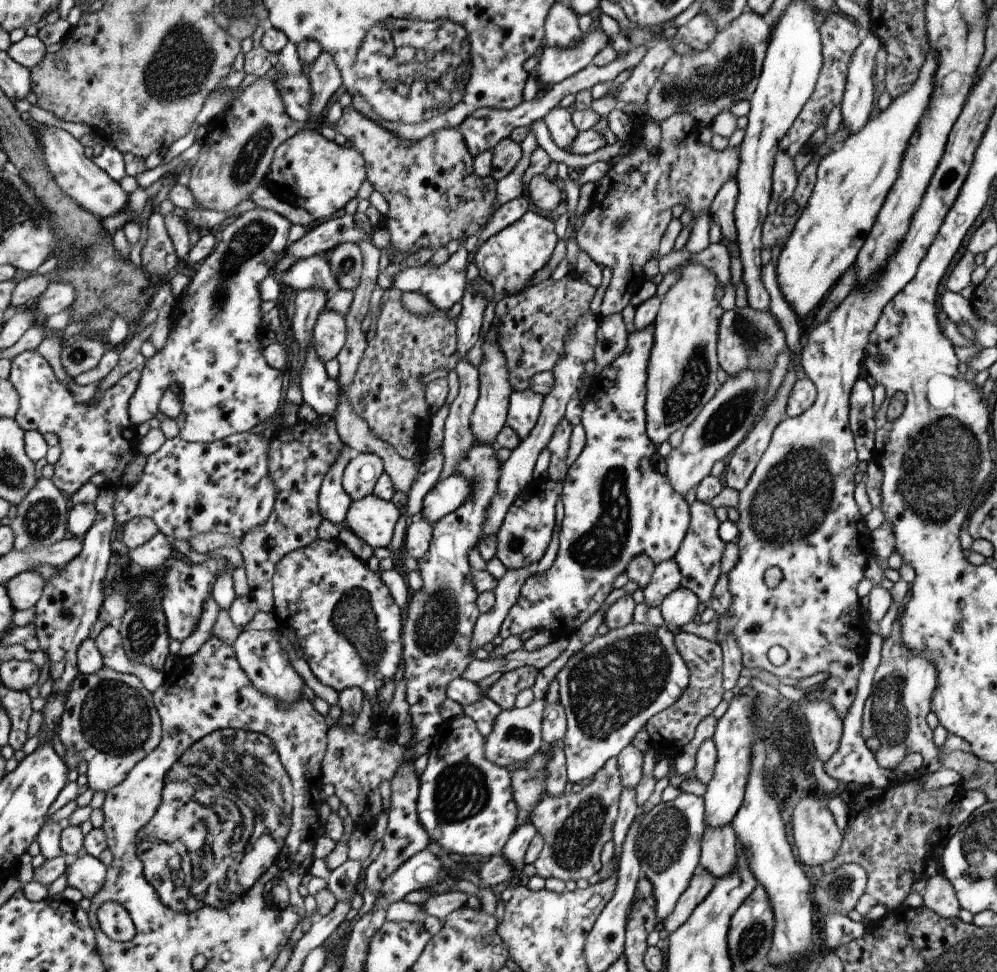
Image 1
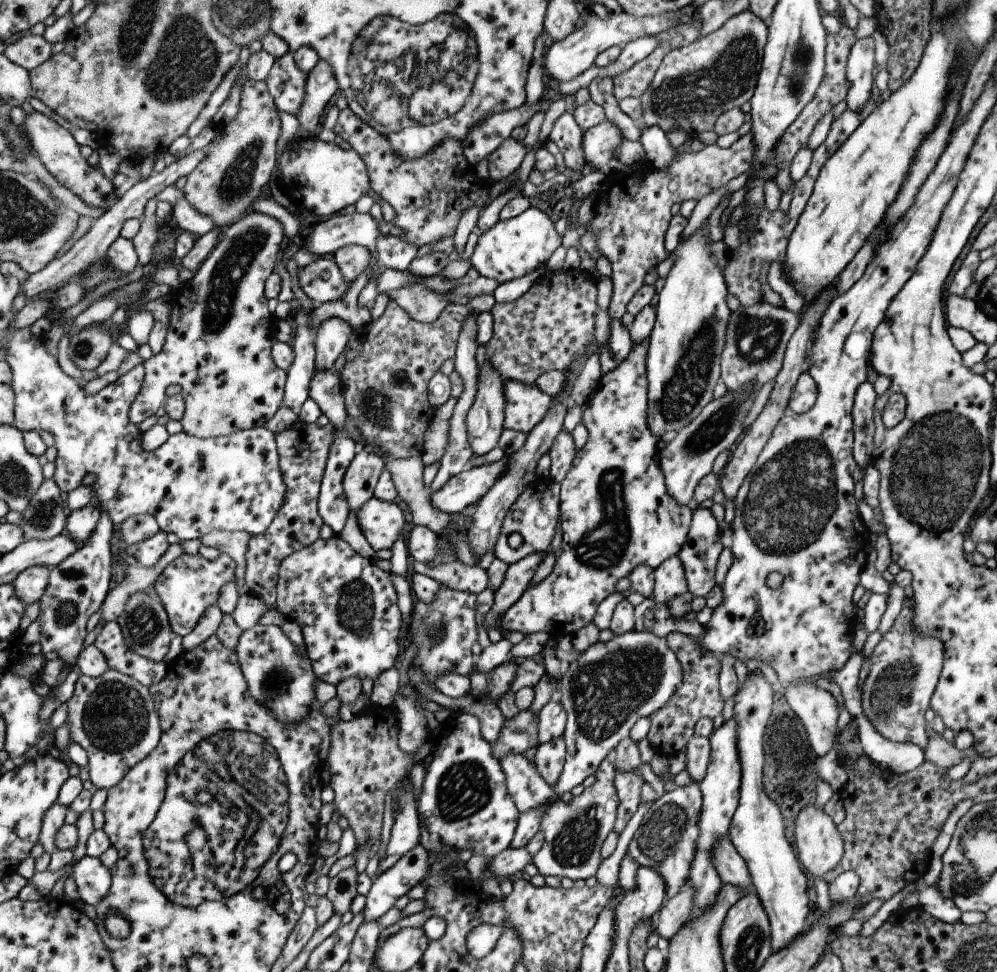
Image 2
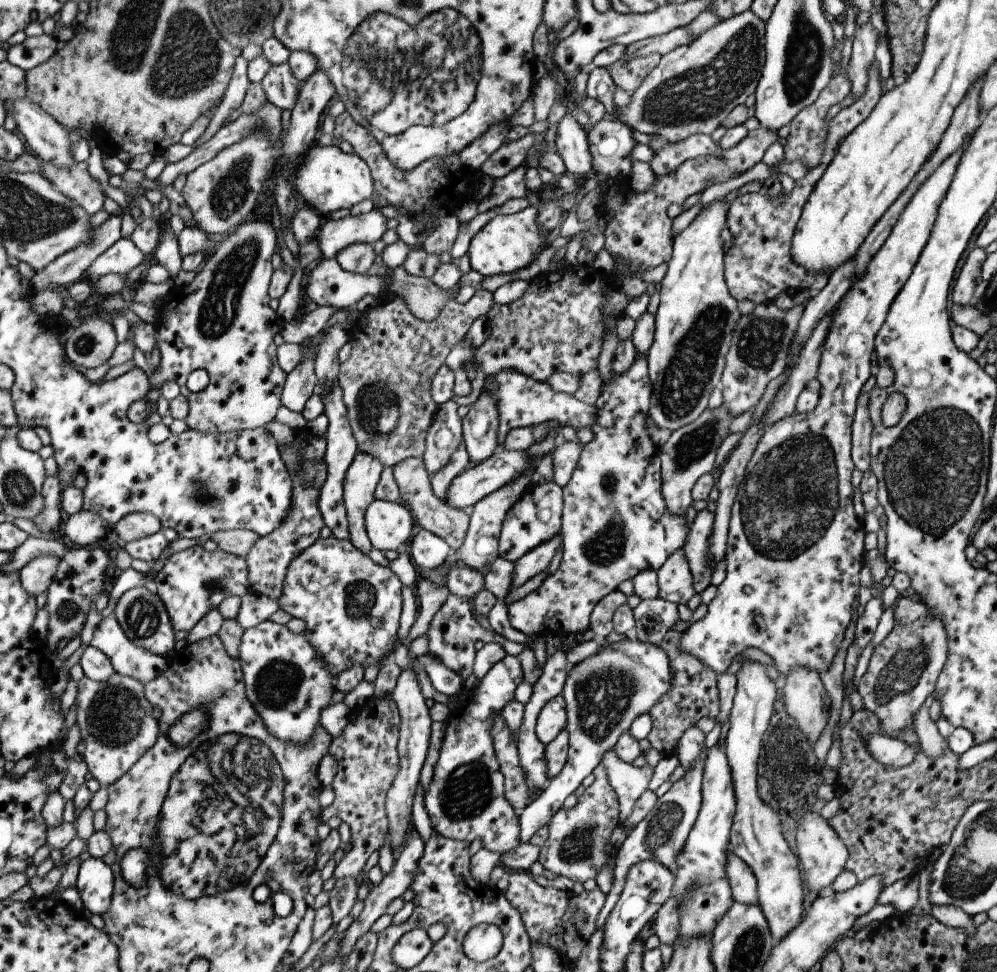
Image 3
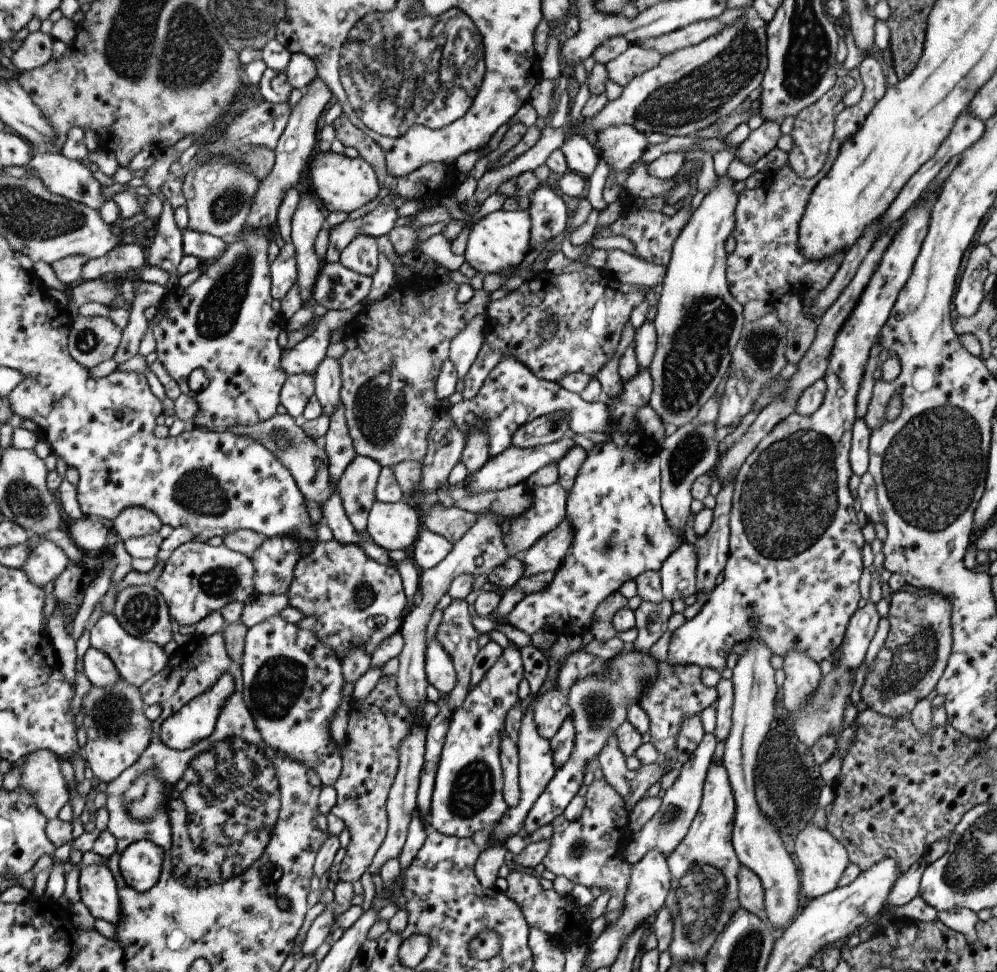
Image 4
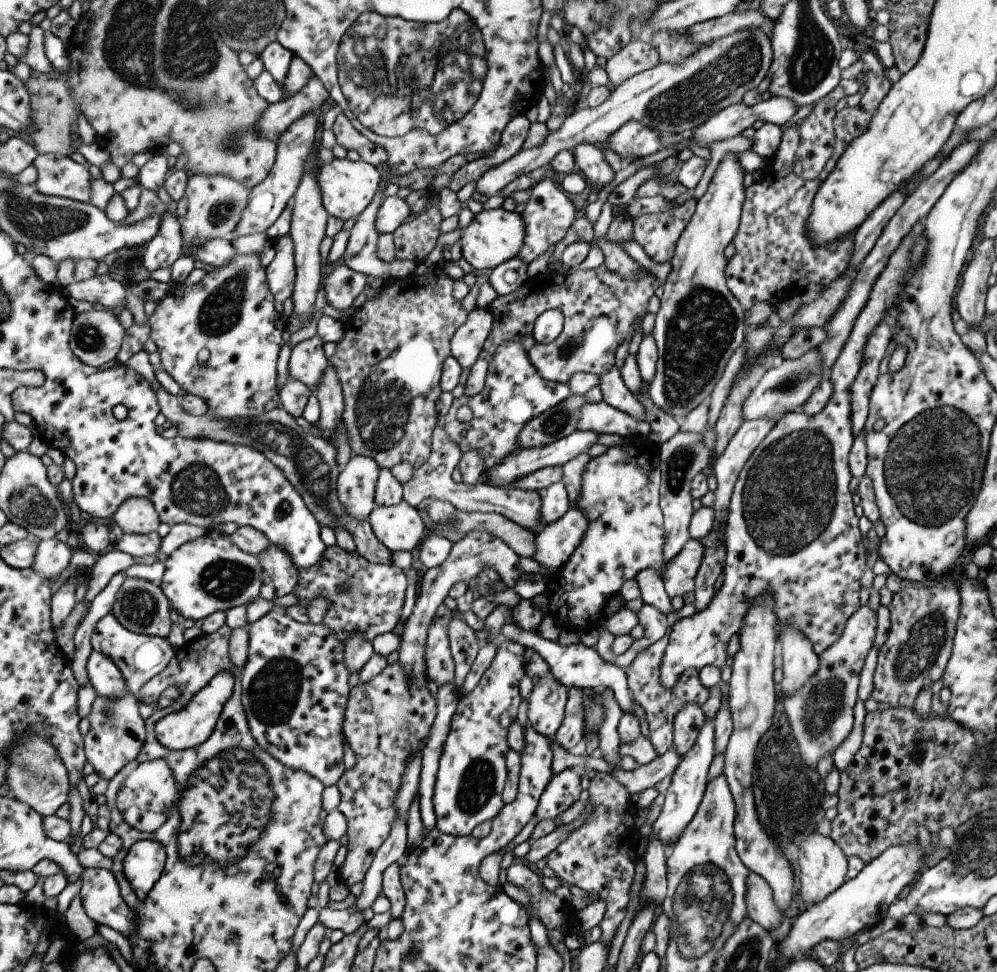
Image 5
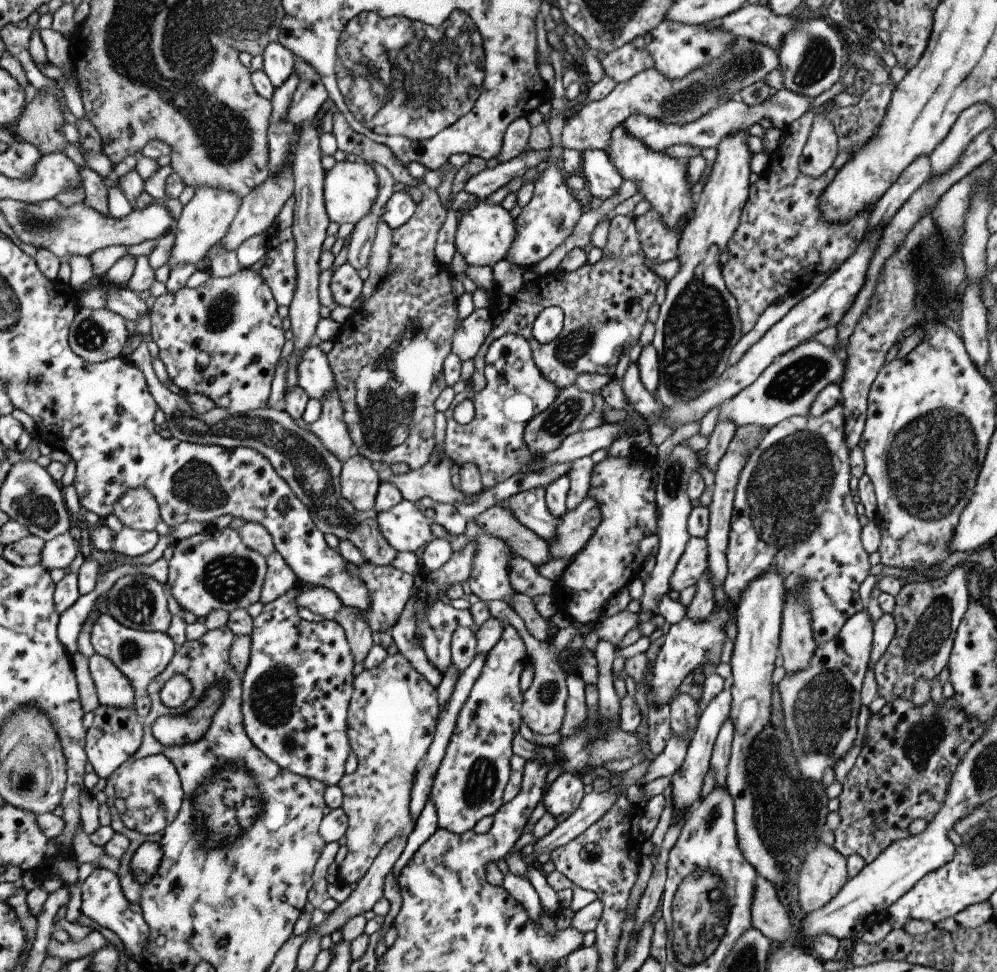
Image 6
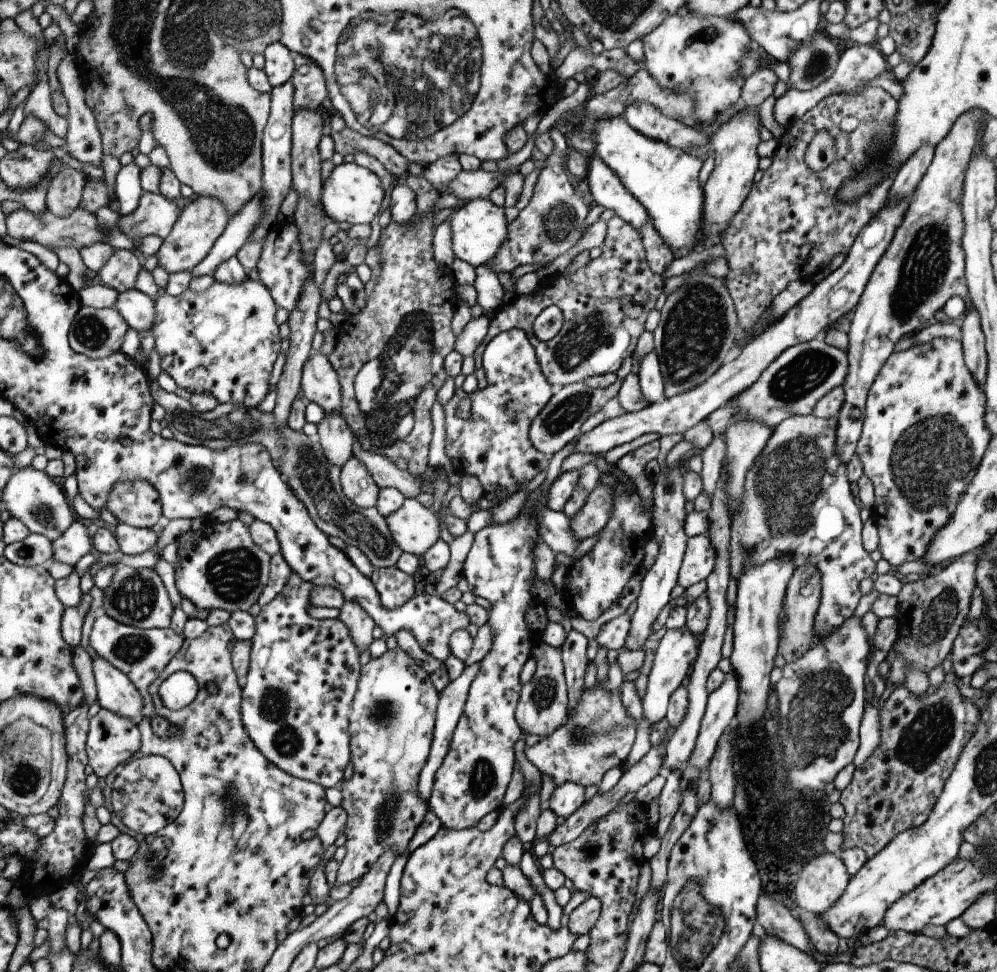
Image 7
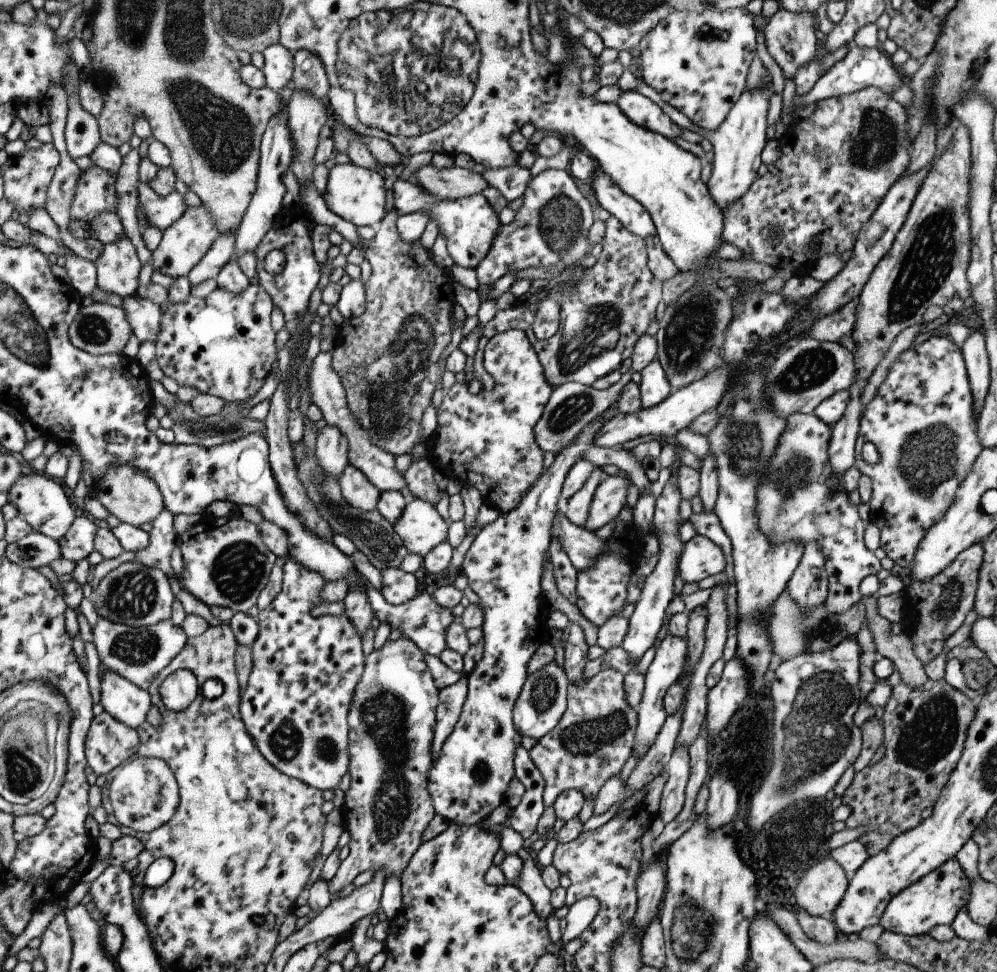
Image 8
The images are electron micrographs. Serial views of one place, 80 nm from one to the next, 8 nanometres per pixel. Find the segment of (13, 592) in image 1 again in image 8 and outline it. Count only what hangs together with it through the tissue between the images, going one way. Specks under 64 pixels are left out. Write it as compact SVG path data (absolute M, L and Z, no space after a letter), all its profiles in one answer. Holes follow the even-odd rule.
M79 513L71 522L63 538L56 541L61 550L61 557L74 563L85 559L94 551L95 532L97 532L97 526Z

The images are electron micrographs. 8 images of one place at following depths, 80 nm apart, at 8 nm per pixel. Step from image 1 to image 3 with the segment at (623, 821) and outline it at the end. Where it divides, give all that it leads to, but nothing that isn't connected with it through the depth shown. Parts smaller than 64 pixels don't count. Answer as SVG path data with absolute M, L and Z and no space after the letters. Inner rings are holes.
M612 750L603 753L600 764L604 766L606 779L617 797L618 822L622 826L625 818L631 814L635 800L647 789L652 768L649 765L637 768L625 764Z

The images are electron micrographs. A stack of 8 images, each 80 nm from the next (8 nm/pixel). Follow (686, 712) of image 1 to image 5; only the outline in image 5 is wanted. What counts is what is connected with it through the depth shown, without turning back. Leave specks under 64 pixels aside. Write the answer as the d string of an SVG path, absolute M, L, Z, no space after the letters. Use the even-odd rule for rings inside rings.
M659 639L646 649L637 653L631 664L624 668L626 683L635 703L643 708L643 714L647 722L649 742L653 745L657 755L662 755L672 746L672 720L683 705L691 703L700 706L707 700L709 689L703 687L697 678L698 671L687 669L678 676L673 687L661 687L659 680L660 661L666 647L666 639Z

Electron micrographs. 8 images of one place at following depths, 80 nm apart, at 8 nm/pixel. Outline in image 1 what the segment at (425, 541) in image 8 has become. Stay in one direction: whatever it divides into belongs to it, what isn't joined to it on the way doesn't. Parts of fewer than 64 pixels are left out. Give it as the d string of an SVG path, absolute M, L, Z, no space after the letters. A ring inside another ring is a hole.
M369 494L350 501L343 527L372 549L386 547L392 539L395 521L399 515L391 501Z

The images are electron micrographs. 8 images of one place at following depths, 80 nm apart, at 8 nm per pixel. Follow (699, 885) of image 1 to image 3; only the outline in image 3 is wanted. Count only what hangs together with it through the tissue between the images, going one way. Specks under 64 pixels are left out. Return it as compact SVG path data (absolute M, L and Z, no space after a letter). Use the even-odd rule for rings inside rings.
M669 897L651 918L648 932L654 934L661 944L670 945L678 936L680 927L680 908L675 899Z

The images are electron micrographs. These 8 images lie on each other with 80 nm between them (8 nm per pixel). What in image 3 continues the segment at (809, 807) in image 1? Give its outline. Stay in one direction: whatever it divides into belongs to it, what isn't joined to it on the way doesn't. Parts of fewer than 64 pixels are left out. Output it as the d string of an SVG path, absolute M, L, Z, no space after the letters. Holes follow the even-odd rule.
M805 809L805 816L801 818L796 828L795 854L799 864L803 866L805 889L812 890L816 894L823 887L830 885L830 882L843 870L848 857L843 841L835 834L828 820L808 809Z

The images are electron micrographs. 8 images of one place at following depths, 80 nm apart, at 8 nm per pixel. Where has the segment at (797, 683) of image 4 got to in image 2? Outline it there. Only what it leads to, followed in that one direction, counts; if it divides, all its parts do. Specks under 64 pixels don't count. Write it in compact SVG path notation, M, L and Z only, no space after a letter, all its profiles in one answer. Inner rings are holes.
M813 683L806 686L790 686L783 684L786 689L785 700L788 707L799 717L803 723L804 729L809 736L809 744L815 750L818 758L825 756L831 746L833 746L833 737L835 736L835 722L837 722L838 705L831 693L821 689L814 688Z

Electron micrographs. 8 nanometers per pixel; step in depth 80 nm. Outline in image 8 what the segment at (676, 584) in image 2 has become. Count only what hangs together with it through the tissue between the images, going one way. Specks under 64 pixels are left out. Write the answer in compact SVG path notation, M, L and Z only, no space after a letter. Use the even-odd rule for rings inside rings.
M702 535L684 544L678 563L679 578L687 584L698 583L724 570L723 550Z

